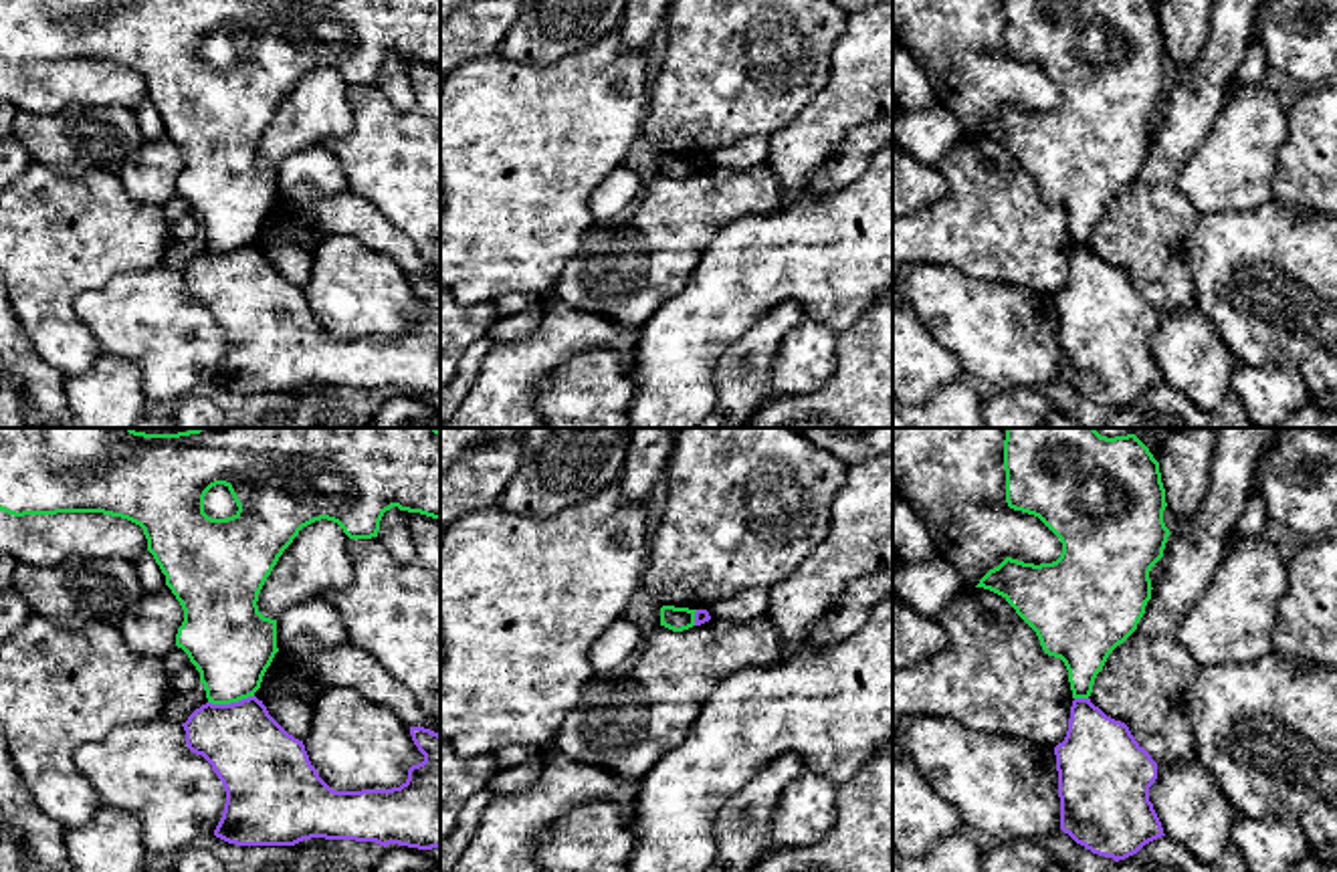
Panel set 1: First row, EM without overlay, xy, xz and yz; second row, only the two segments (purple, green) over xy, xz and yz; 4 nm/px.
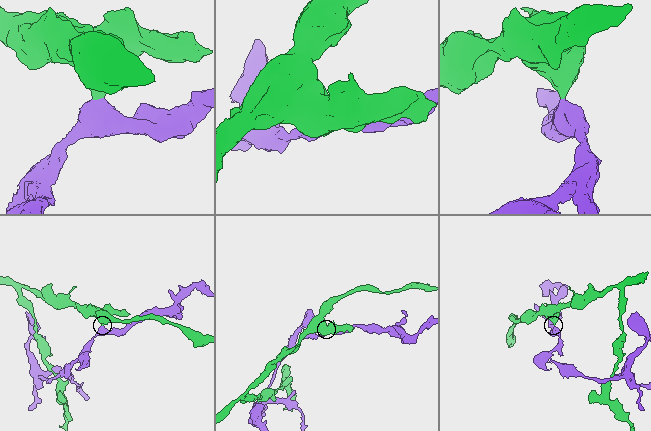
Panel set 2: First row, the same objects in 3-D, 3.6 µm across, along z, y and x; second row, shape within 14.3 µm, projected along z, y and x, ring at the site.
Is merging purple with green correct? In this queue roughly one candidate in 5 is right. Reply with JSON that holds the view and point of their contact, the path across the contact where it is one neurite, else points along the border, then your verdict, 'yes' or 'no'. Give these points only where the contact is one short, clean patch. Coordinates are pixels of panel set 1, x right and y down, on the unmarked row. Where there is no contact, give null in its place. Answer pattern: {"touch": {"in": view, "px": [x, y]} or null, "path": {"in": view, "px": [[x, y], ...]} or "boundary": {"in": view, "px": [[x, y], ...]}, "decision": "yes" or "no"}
{"touch": {"in": "xy", "px": [231, 251]}, "boundary": {"in": "xy", "px": [[253, 243], [241, 249], [209, 251]]}, "decision": "no"}

